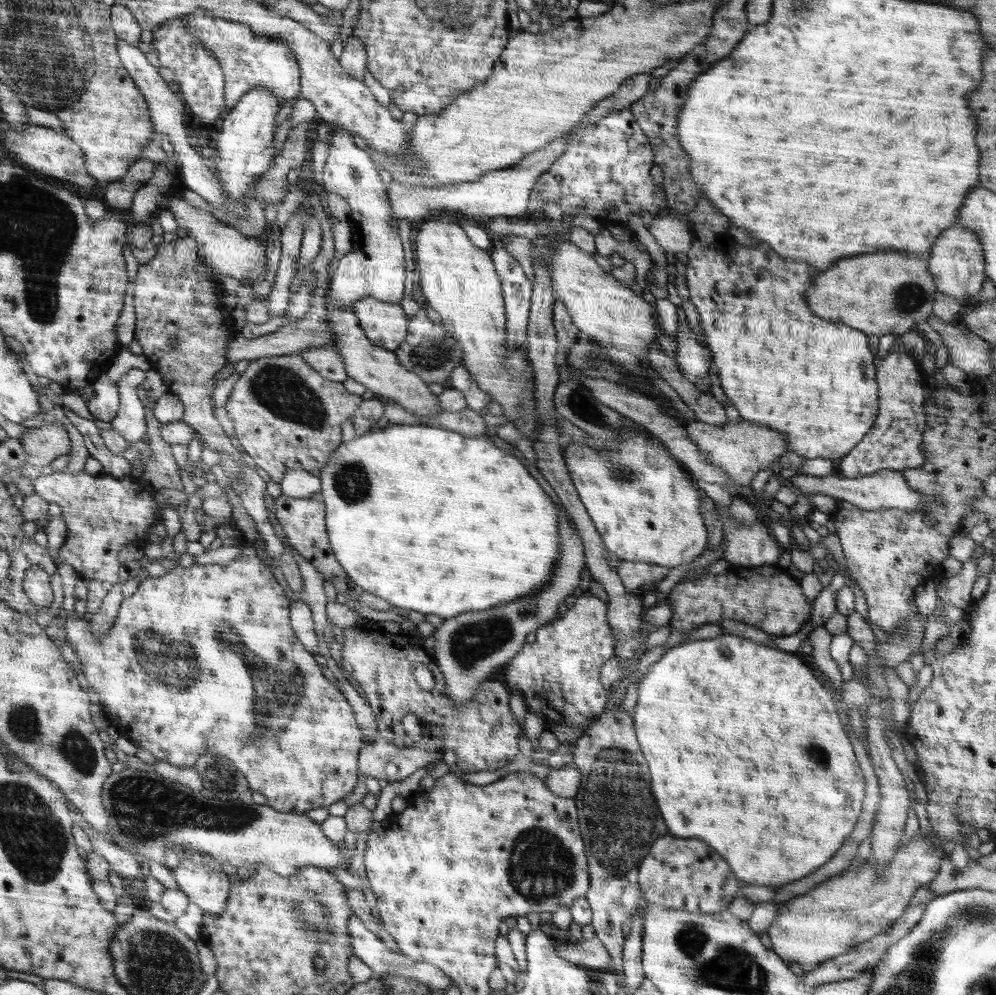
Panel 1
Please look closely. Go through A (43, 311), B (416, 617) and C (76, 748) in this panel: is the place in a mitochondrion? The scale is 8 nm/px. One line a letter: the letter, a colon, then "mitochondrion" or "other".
A: mitochondrion
B: other
C: mitochondrion

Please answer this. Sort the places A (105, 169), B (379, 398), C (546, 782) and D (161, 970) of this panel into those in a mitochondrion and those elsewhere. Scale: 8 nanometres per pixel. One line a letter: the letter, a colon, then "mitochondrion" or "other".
A: other
B: other
C: other
D: mitochondrion

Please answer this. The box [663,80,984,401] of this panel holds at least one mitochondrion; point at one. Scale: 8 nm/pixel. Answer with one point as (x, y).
(910, 297)

